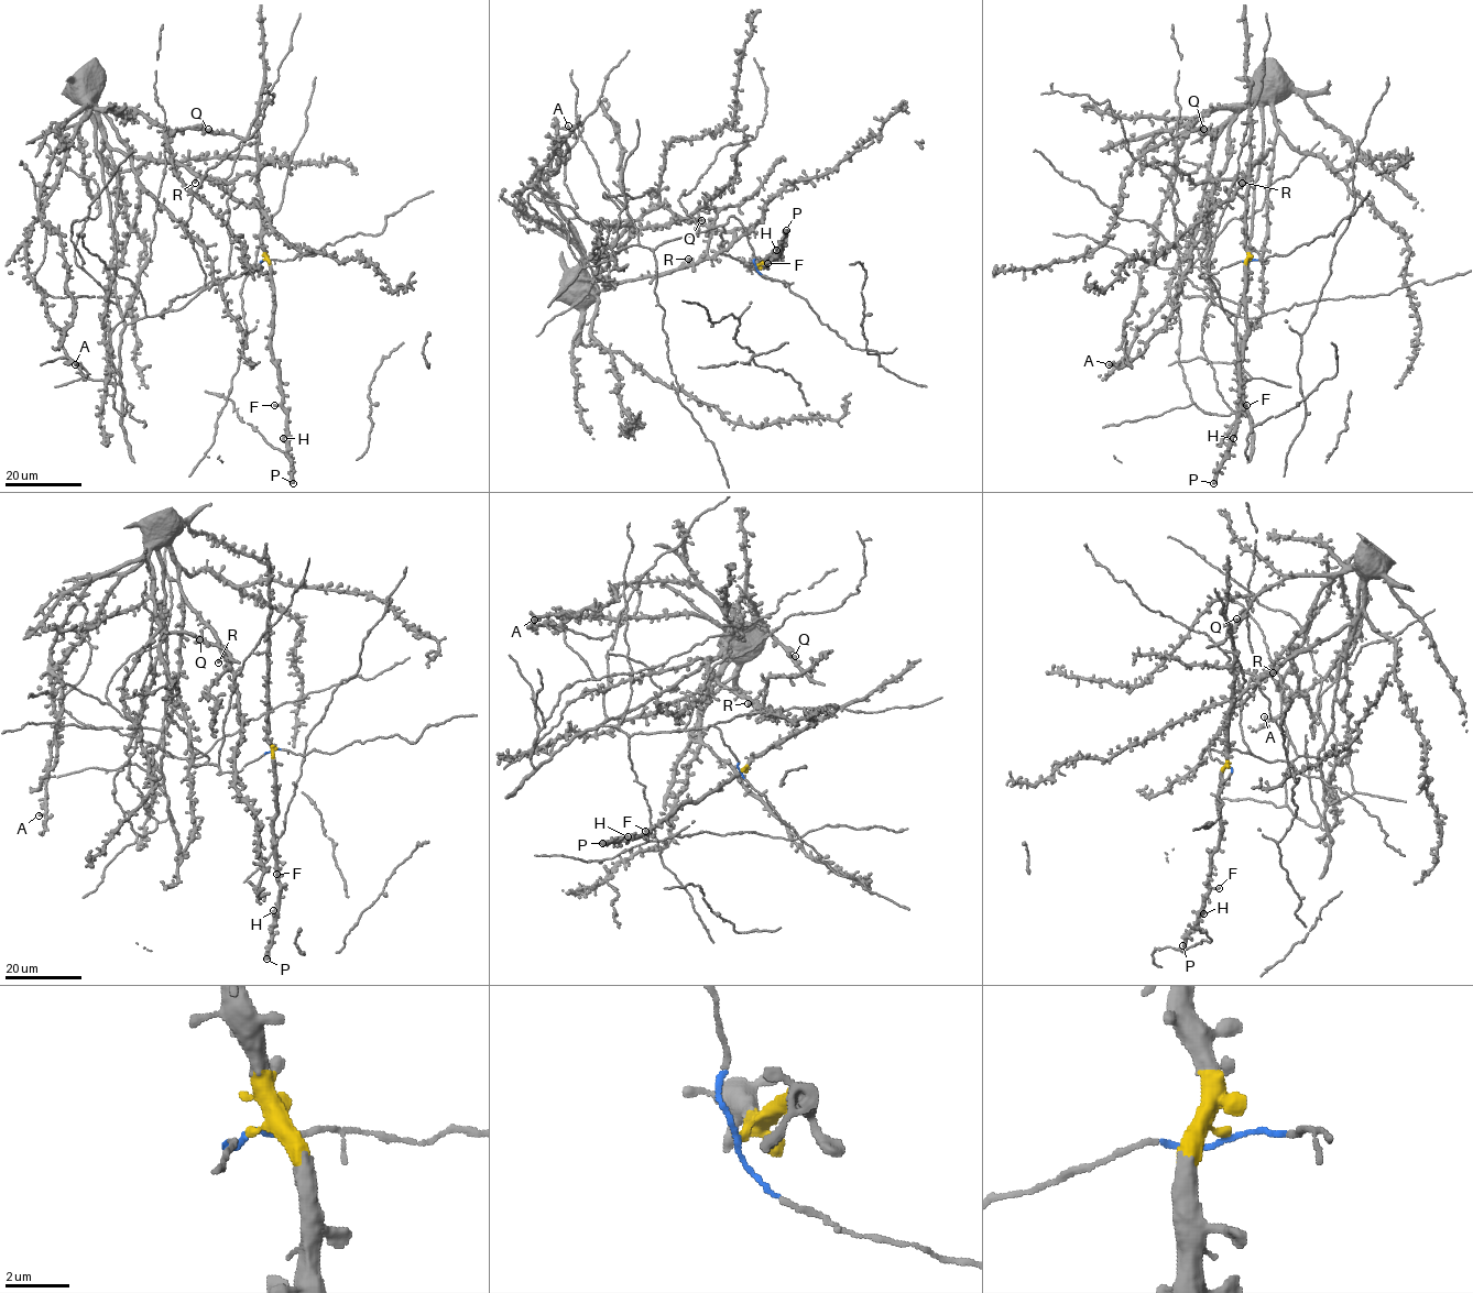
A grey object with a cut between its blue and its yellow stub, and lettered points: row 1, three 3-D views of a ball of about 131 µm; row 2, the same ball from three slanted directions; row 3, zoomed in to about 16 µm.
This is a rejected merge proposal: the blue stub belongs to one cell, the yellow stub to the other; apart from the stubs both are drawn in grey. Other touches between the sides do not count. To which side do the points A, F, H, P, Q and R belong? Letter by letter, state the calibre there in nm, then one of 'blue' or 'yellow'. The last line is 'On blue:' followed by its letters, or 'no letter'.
A: 300 nm | blue
F: 240 nm | yellow
H: 360 nm | yellow
P: 600 nm | yellow
Q: 360 nm | blue
R: 500 nm | blue
On blue: A, Q, R

